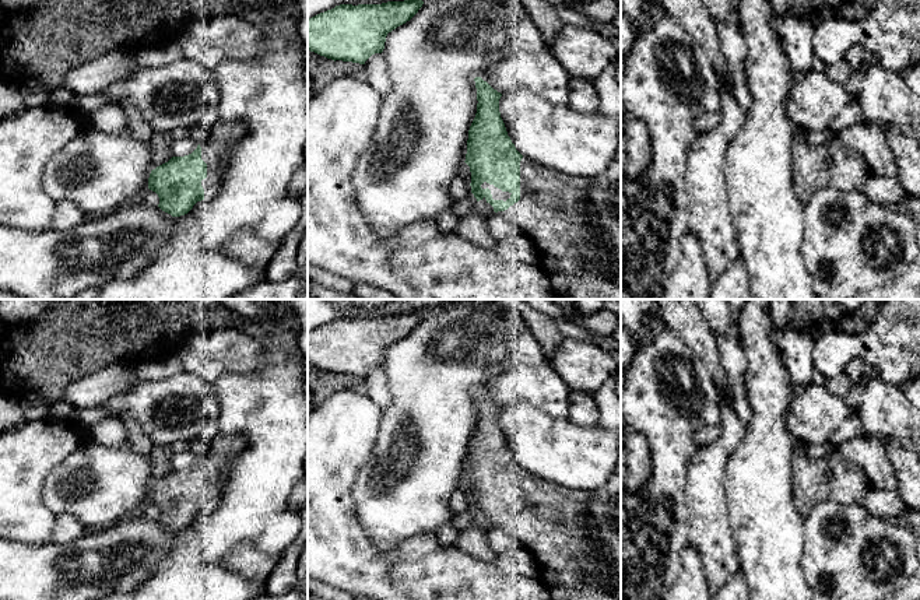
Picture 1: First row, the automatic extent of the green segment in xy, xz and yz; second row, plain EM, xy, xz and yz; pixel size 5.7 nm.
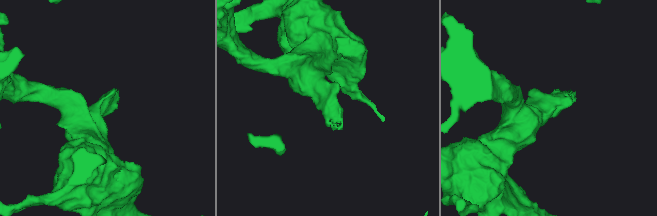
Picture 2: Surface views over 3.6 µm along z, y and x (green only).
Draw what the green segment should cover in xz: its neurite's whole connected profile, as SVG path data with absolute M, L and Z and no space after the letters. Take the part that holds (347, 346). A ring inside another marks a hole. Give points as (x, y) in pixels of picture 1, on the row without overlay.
M410 312L382 317L336 319L308 331L308 364L334 375L343 373L365 378L372 368L383 365L387 347L410 334L422 317L422 313Z

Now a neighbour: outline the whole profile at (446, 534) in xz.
M449 520L436 531L436 537L440 545L453 545L456 543L457 536L459 531L454 529L452 520Z

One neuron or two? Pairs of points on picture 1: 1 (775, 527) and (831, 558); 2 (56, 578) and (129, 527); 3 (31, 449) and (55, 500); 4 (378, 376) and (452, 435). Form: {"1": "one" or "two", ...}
{"1": "two", "2": "one", "3": "two", "4": "two"}

